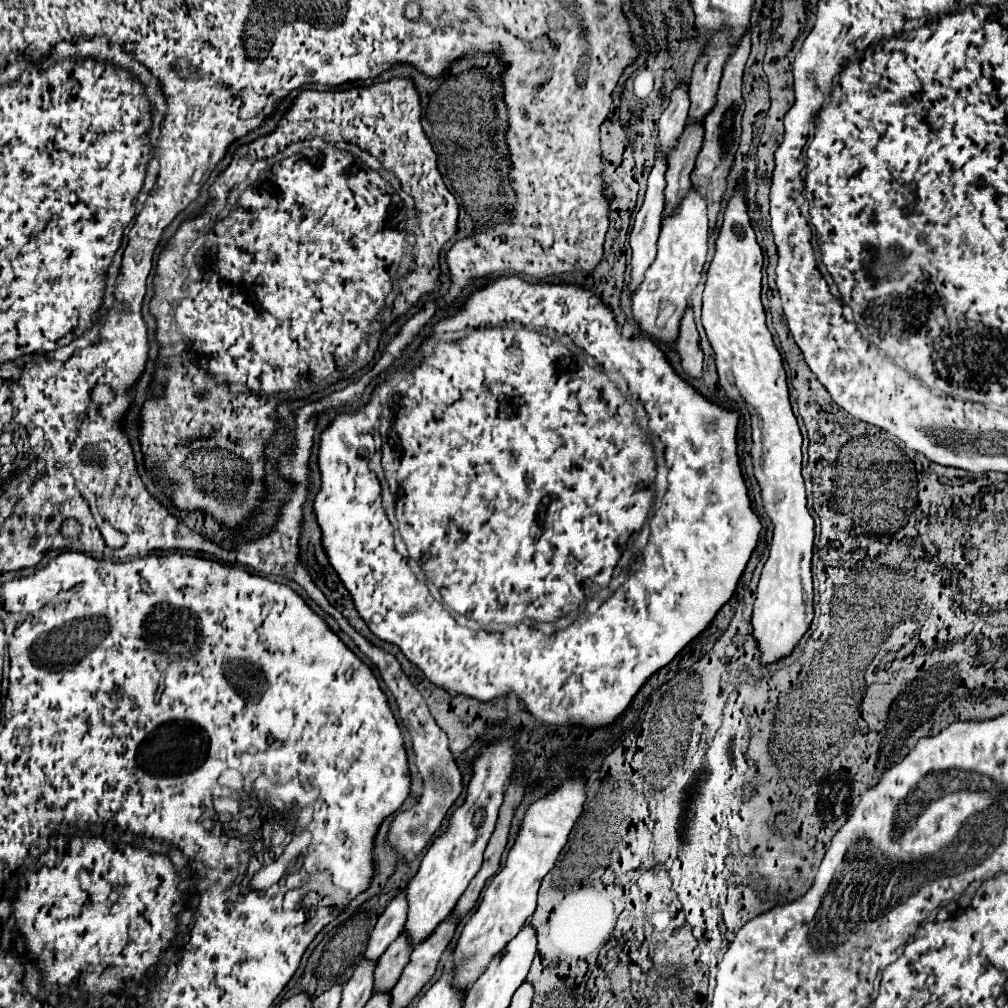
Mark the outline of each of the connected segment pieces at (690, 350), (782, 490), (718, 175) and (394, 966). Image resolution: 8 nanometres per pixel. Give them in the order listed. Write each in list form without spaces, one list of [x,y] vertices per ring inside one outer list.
[[[687,308],[683,320],[681,320],[681,332],[677,340],[677,352],[681,356],[681,368],[687,374],[689,380],[701,378],[703,368],[703,352],[699,348],[699,332],[695,328],[693,312]]]
[[[741,188],[727,206],[721,234],[715,244],[717,252],[707,270],[701,322],[715,352],[721,388],[729,400],[743,402],[751,414],[753,470],[761,488],[763,508],[775,526],[771,552],[763,566],[751,620],[753,636],[759,642],[763,662],[767,664],[789,656],[799,638],[811,626],[811,554],[815,522],[807,510],[805,500],[805,486],[801,476],[801,432],[791,410],[787,372],[783,368],[781,352],[777,350],[773,336],[767,330],[765,310],[761,304],[763,252],[755,242],[755,232],[747,216]]]
[[[749,34],[741,40],[741,46],[725,62],[723,78],[721,78],[719,92],[717,92],[717,104],[711,110],[709,118],[705,118],[703,146],[701,146],[701,152],[697,156],[695,168],[691,172],[693,190],[699,192],[707,202],[707,216],[709,216],[709,228],[711,228],[709,232],[713,232],[715,226],[717,226],[717,216],[721,212],[723,194],[727,192],[727,176],[729,176],[731,166],[735,162],[735,152],[739,148],[741,116],[743,116],[743,108],[745,108],[745,102],[741,98],[741,76],[743,76],[743,66],[747,62],[747,56],[749,56]]]
[[[401,932],[401,936],[385,950],[375,970],[375,990],[391,990],[403,968],[409,964],[409,956],[413,952],[413,944],[409,944],[409,936]]]

